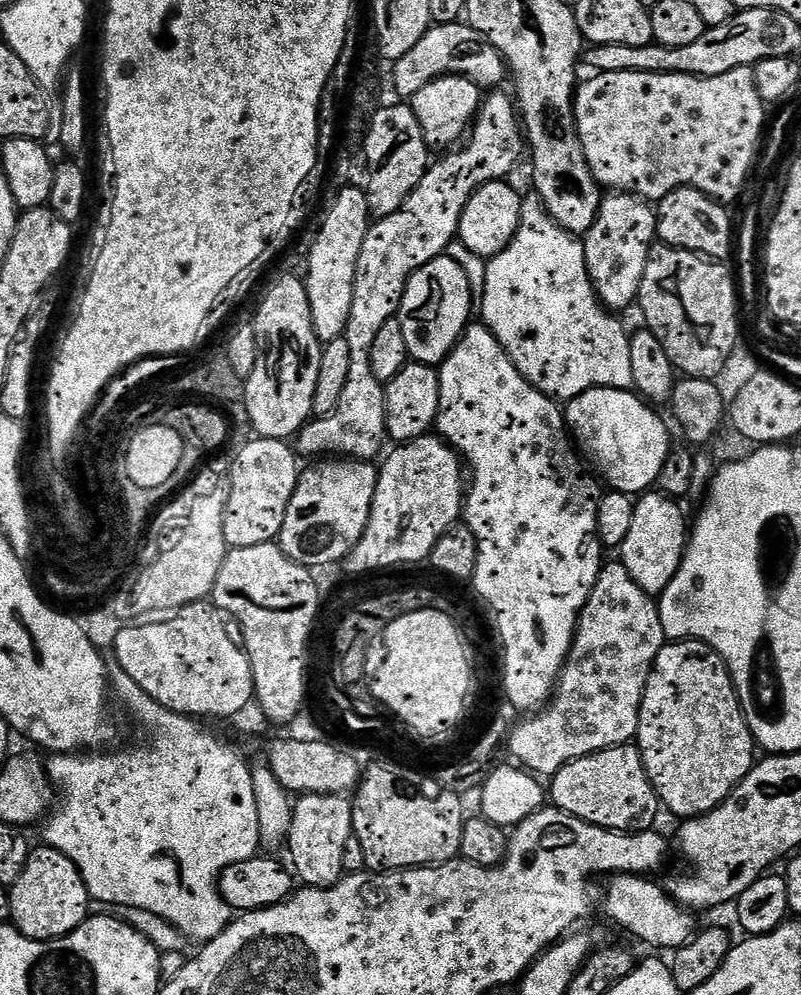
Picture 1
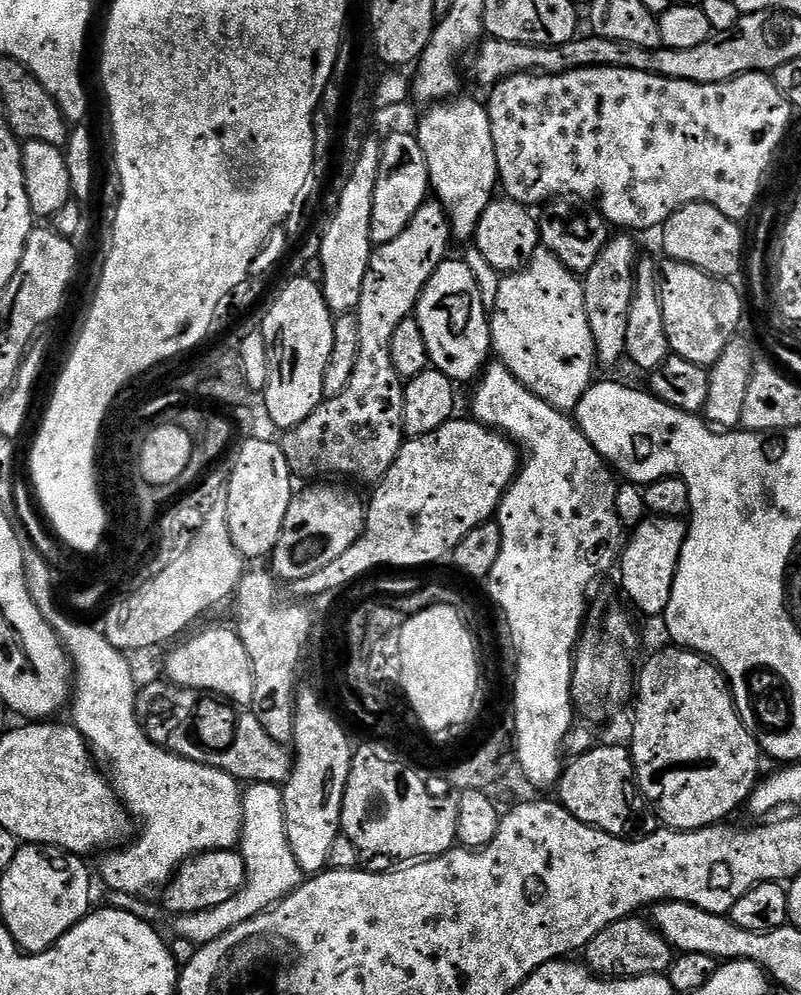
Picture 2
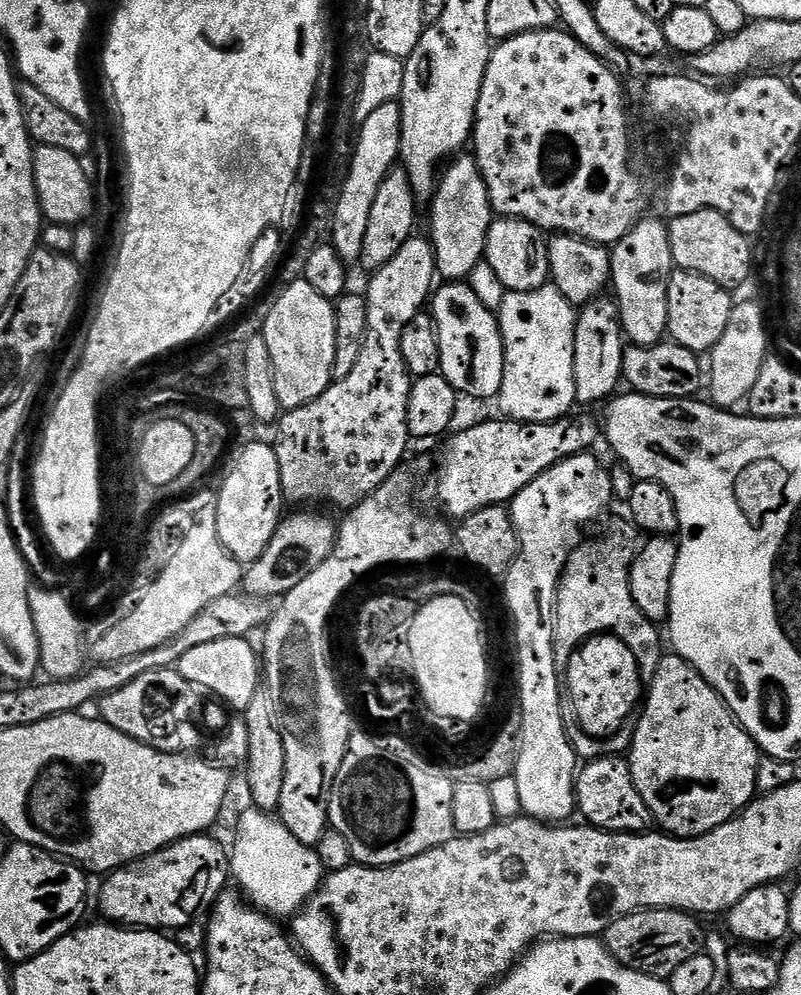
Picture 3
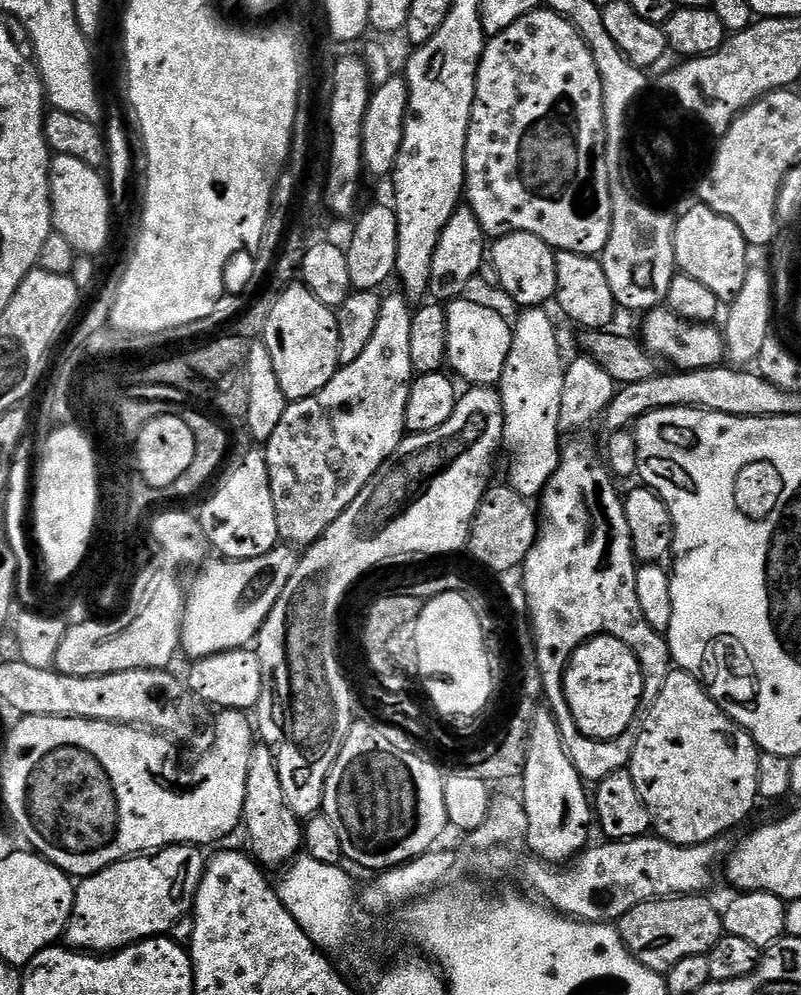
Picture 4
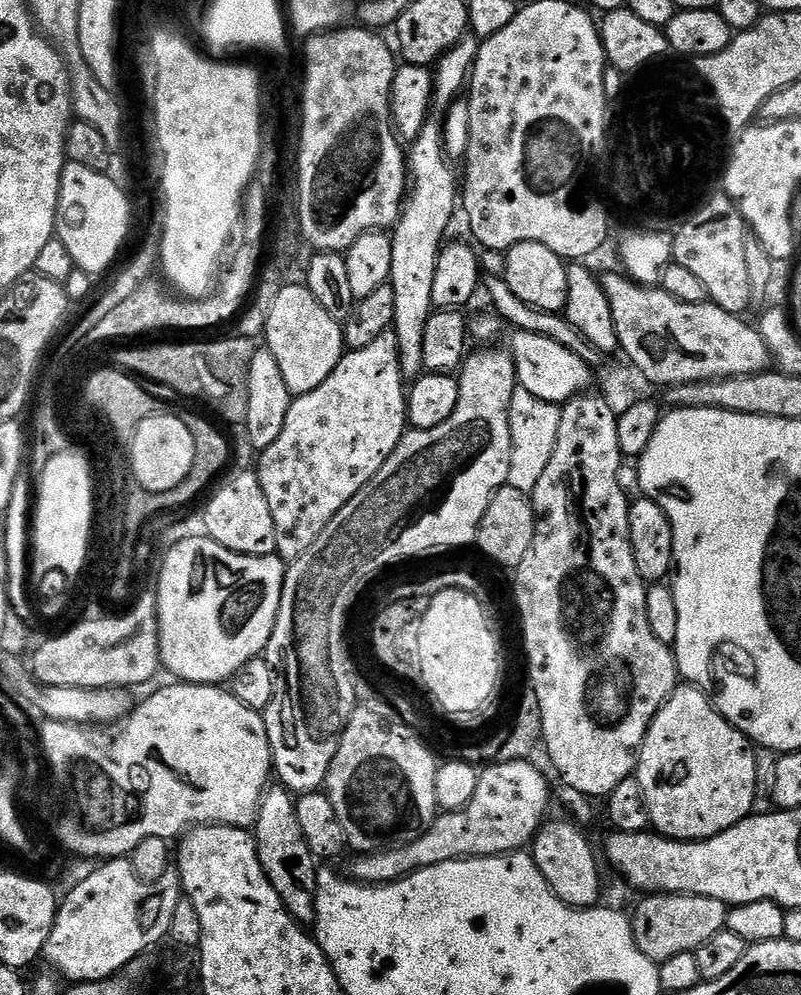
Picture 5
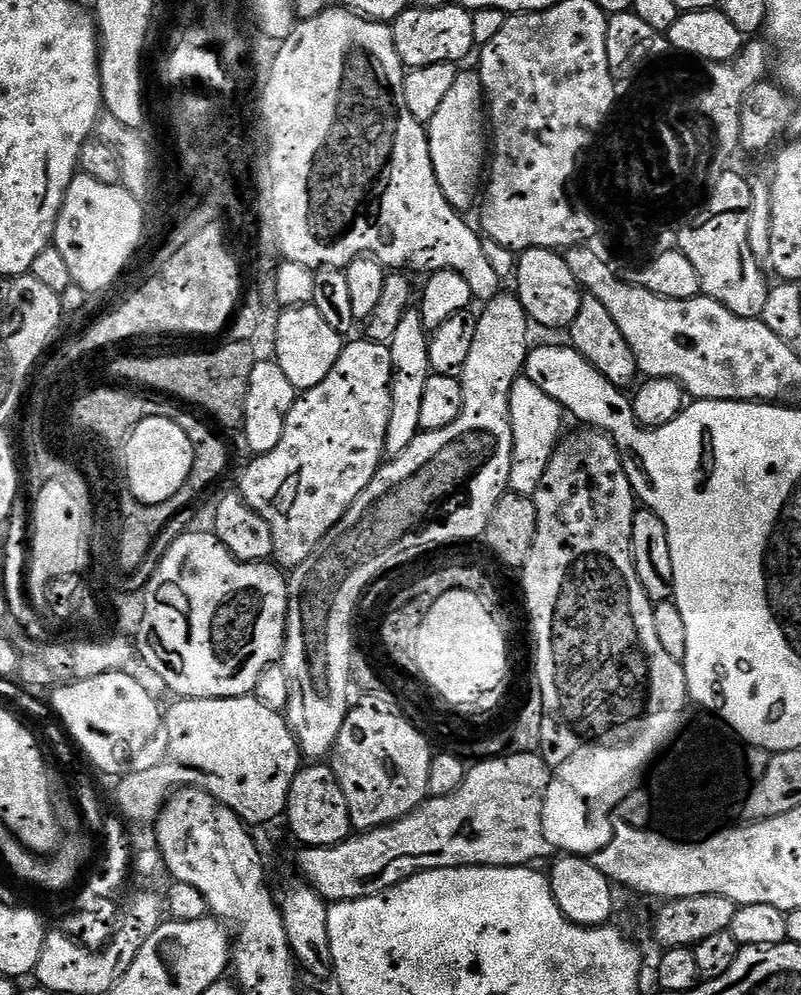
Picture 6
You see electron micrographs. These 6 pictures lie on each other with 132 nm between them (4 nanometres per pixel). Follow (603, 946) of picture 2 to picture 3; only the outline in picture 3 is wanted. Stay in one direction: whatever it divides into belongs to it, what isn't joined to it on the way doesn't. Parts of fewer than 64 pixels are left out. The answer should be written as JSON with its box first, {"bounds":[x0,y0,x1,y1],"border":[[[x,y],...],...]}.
{"bounds":[602,908,704,978],"border":[[[642,908],[618,918],[602,933],[604,946],[622,966],[638,970],[647,976],[667,978],[686,962],[686,958],[701,955],[700,943],[704,928],[697,917],[679,908]]]}

